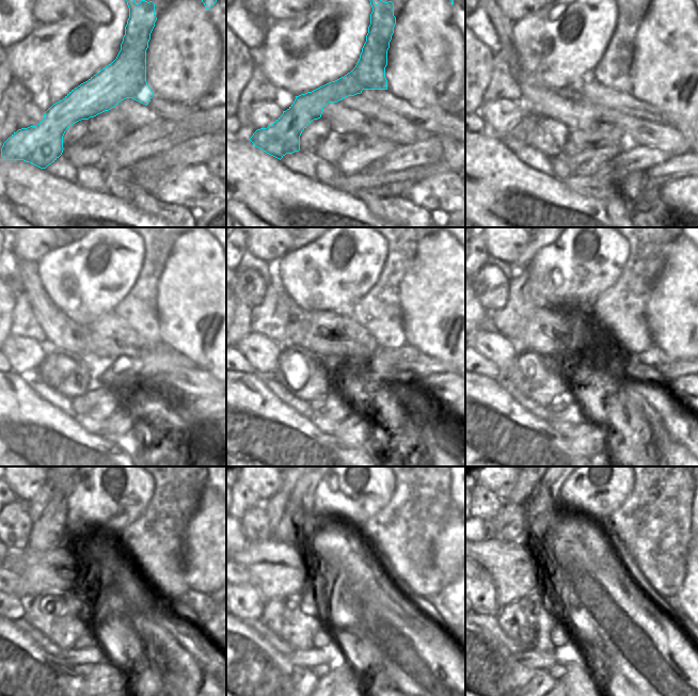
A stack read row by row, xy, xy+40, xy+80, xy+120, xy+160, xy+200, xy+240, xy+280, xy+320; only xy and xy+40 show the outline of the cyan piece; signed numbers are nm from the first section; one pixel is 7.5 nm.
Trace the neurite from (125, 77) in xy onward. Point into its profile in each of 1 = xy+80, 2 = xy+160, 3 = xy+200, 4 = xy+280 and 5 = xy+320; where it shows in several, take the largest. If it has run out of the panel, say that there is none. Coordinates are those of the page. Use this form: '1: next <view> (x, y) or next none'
1: next xy+80 (613, 70)
2: next xy+160 (376, 311)
3: next xy+200 (615, 309)
4: next xy+280 (380, 530)
5: next xy+320 (620, 523)

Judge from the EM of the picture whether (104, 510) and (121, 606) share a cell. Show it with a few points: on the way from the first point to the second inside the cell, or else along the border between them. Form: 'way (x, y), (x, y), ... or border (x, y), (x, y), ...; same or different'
border (81, 528), (92, 524), (101, 524), (116, 534); different

